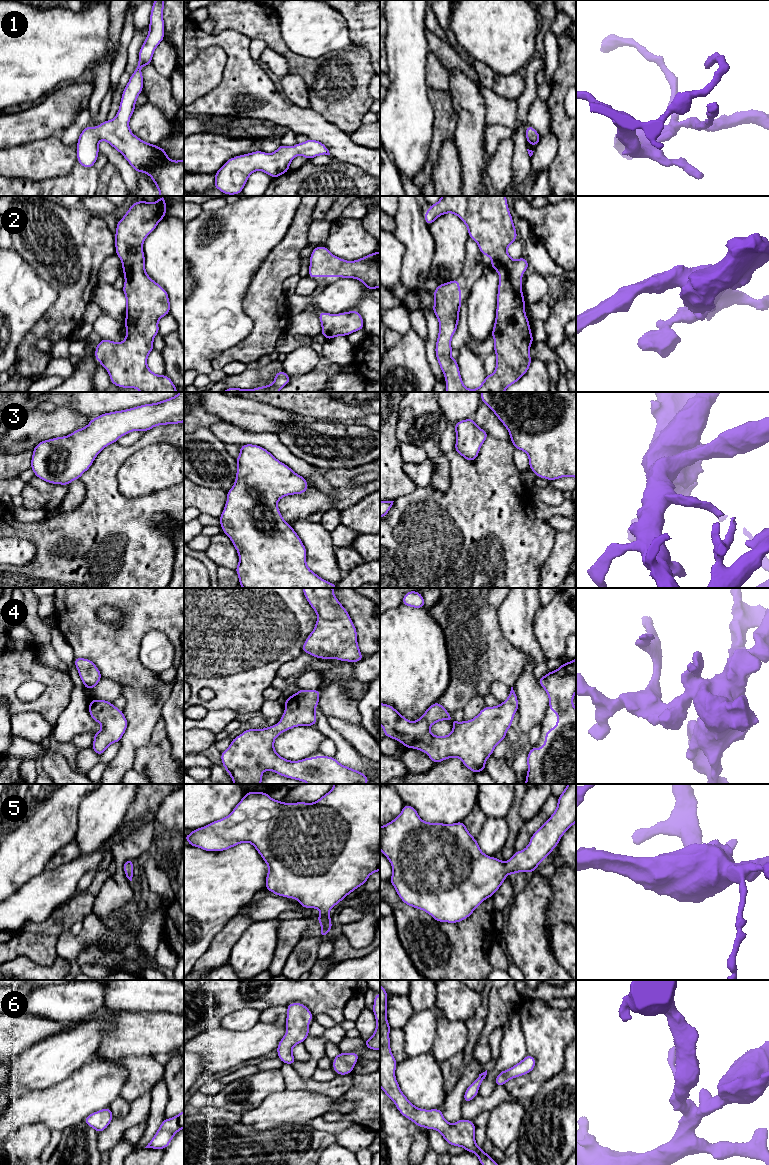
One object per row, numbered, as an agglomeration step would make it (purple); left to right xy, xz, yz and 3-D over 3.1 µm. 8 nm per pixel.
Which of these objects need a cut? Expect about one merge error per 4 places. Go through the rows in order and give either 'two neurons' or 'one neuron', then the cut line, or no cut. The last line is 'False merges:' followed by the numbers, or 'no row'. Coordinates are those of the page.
1: one neuron | no cut
2: one neuron | no cut
3: one neuron | no cut
4: one neuron | no cut
5: one neuron | no cut
6: one neuron | no cut
False merges: no row

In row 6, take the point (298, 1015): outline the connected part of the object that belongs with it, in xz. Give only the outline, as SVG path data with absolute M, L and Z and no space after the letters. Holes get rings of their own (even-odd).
M302 1003L287 1005L286 1029L287 1032L280 1040L277 1052L278 1058L286 1064L293 1065L296 1062L292 1054L292 1048L309 1036L309 1021L314 1018L310 1010Z

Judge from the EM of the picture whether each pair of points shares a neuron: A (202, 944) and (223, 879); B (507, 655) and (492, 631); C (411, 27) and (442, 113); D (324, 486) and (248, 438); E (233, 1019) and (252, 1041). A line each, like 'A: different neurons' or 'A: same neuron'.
A: same neuron
B: same neuron
C: different neurons
D: same neuron
E: different neurons

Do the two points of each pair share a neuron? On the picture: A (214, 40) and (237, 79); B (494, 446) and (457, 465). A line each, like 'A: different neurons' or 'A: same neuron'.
A: same neuron
B: same neuron

